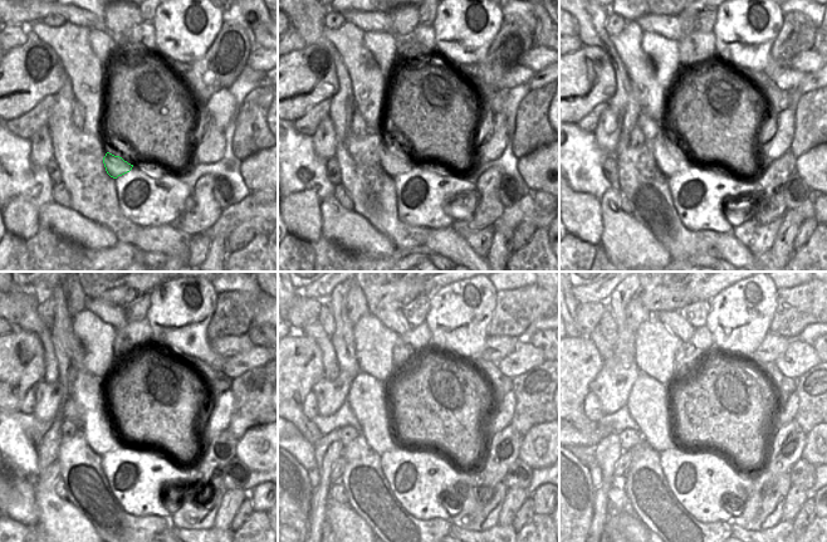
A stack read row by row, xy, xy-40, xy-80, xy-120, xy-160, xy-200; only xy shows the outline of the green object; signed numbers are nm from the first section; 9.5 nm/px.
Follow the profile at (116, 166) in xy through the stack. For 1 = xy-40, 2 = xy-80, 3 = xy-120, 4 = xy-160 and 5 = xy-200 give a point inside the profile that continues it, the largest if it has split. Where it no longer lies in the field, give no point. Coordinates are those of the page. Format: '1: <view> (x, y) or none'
1: xy-40 (392, 162)
2: xy-80 (670, 162)
3: xy-120 (86, 391)
4: xy-160 (366, 398)
5: xy-200 (647, 404)

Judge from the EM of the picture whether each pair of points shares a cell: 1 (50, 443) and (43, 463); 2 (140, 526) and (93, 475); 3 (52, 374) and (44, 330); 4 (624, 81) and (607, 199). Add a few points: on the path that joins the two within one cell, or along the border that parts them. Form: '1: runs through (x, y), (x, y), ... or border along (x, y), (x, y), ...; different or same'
1: runs through (48, 448), (45, 458); same
2: runs through (125, 523), (93, 491); same
3: runs through (49, 362), (45, 341); same
4: border along (618, 186), (621, 190); different

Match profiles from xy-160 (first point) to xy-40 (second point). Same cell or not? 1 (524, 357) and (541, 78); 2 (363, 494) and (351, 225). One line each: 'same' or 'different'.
1: same
2: different

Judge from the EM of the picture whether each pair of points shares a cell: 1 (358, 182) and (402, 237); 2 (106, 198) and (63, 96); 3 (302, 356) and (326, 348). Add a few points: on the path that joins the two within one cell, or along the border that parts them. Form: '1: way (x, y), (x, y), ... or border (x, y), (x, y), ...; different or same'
1: way (365, 196), (370, 206), (388, 223); same
2: way (83, 172), (79, 156), (63, 135), (63, 121); same
3: border (303, 333), (309, 336), (319, 348), (324, 376); different

